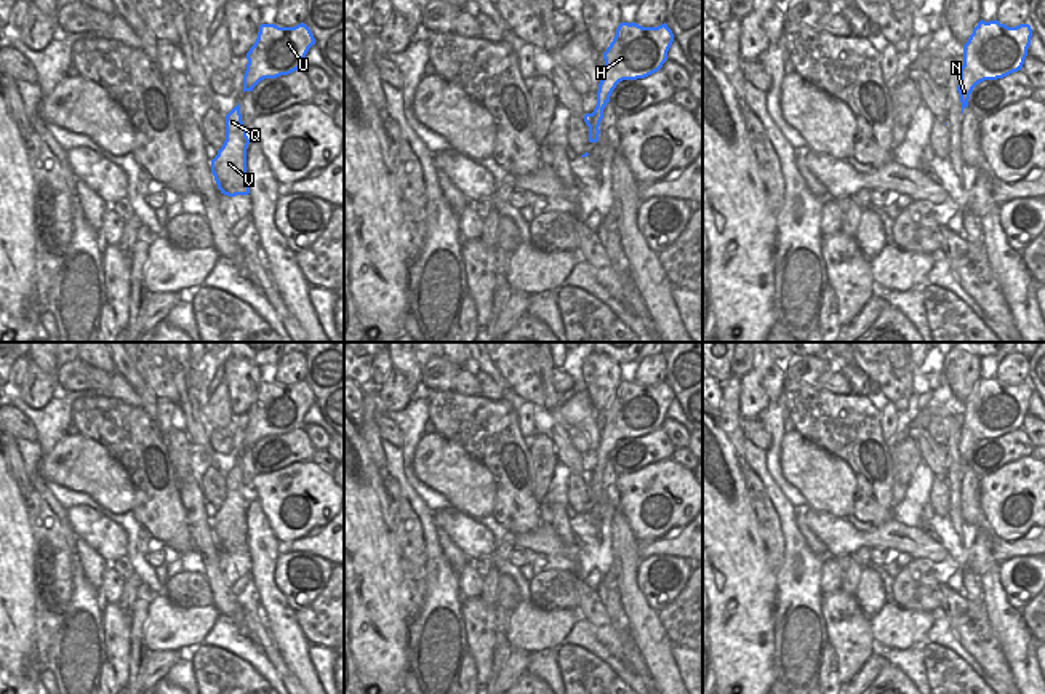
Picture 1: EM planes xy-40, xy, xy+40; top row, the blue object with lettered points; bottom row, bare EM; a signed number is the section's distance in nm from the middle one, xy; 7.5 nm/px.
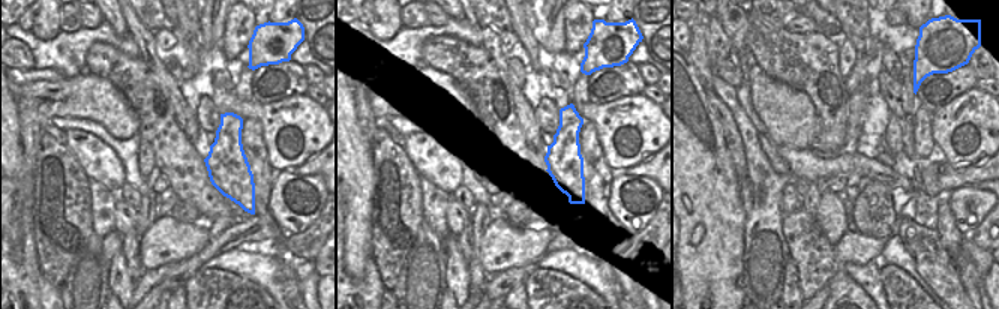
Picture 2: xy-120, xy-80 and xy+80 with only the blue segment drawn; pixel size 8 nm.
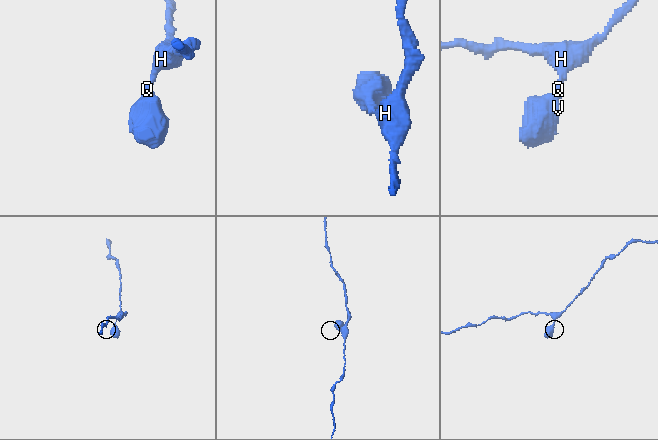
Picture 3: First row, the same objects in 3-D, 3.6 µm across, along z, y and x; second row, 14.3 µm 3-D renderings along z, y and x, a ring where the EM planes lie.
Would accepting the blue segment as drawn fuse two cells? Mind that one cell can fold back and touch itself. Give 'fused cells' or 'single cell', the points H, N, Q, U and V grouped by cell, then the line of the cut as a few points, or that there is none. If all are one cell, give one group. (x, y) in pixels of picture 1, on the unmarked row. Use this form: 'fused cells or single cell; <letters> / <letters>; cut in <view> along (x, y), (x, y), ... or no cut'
single cell; H N Q U V; no cut

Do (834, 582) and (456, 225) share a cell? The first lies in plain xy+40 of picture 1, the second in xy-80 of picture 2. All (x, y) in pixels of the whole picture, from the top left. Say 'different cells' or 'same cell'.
same cell

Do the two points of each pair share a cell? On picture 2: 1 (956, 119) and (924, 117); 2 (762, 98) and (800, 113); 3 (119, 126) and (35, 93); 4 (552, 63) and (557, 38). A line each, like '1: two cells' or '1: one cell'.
1: two cells
2: one cell
3: one cell
4: two cells

